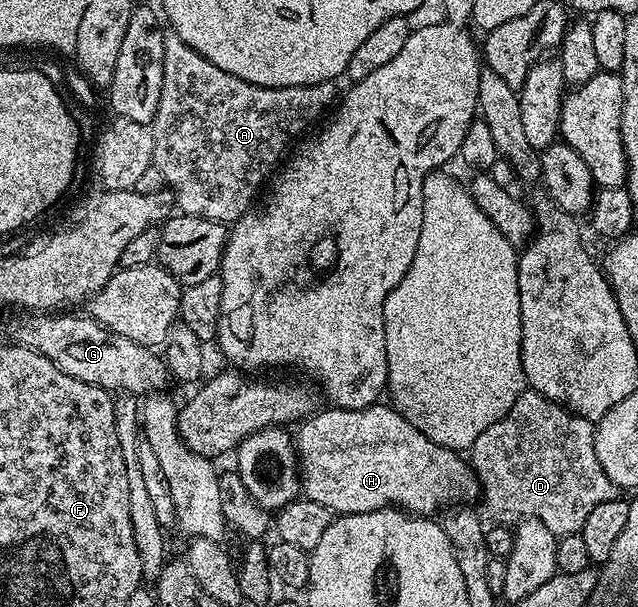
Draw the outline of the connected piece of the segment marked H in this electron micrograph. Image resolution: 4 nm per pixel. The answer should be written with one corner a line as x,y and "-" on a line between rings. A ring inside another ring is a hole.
375,403
369,405
366,409
339,409
337,407
326,407
321,411
315,412
309,419
301,422
297,426
298,437
296,433
296,457
302,460
302,469
300,468
300,489
304,494
305,500
315,501
324,507
328,507
331,514
345,515
348,513
367,513
368,511
376,511
377,509
396,508
401,509
411,515
434,515
441,505
445,507
458,507
463,503
474,503
470,501
478,501
480,497
480,484
478,477
474,473
473,468
465,456
459,455
455,450
448,447
440,447
436,443
432,443
432,439
428,439
428,435
424,435
416,427
412,427
412,423
408,423
408,419
404,419
404,415
400,415
397,409
389,404

